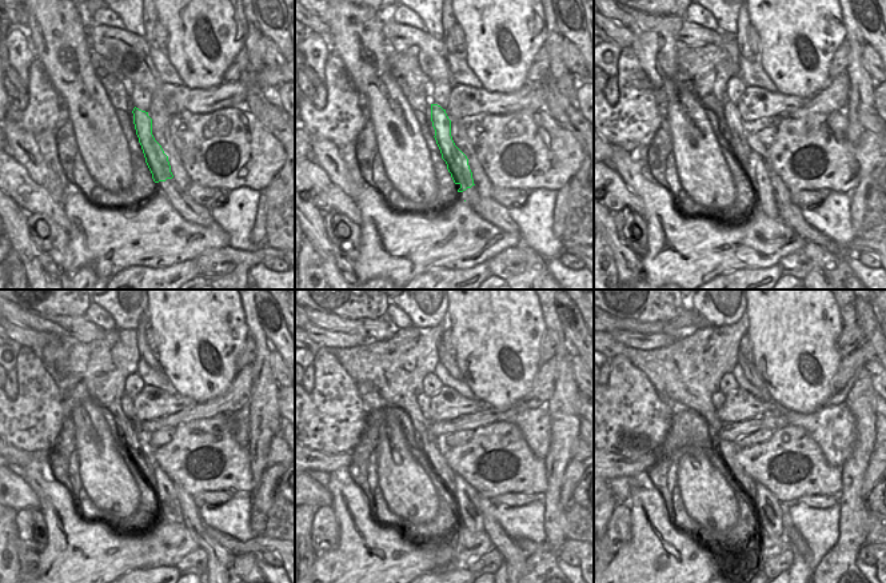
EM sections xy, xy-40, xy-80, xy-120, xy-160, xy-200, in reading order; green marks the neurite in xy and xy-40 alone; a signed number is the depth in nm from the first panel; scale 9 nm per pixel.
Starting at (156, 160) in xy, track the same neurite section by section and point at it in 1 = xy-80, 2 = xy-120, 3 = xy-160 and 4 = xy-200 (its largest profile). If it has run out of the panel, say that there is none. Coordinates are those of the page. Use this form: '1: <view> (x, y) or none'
1: xy-80 (755, 168)
2: xy-120 (164, 491)
3: xy-160 (467, 499)
4: xy-200 (769, 511)

